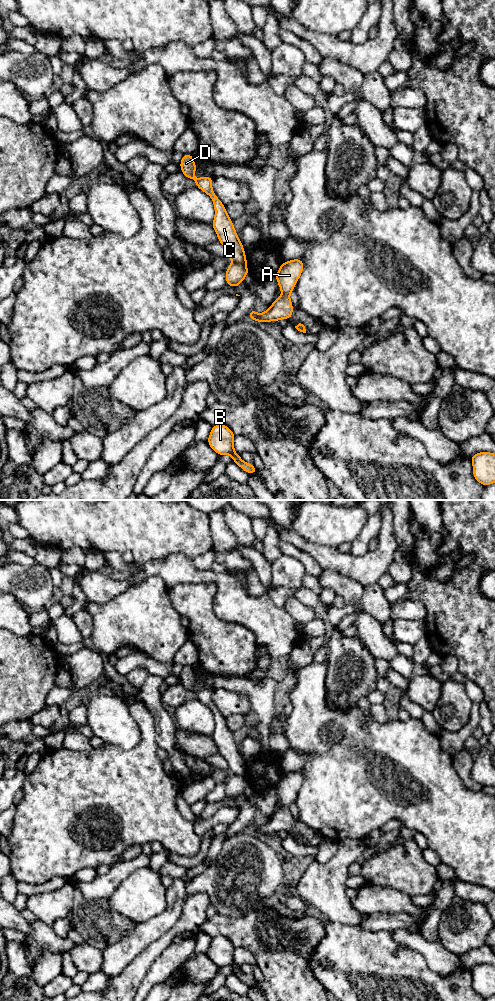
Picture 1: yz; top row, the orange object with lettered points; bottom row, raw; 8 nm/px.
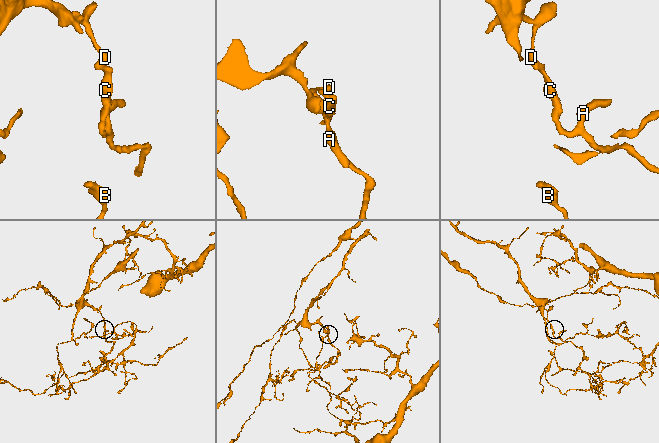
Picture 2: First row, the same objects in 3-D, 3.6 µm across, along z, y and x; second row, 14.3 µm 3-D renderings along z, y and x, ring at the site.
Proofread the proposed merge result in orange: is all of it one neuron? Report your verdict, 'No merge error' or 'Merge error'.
Merge error

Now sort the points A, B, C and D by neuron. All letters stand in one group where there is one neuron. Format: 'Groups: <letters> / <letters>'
Groups: A B / C D

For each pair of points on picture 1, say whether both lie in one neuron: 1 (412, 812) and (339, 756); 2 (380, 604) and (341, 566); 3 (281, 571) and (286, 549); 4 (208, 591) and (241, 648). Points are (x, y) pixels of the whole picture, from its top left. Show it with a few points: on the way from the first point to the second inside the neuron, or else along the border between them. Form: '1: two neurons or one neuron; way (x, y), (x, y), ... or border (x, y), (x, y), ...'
1: one neuron; way (394, 804), (388, 798), (380, 795), (357, 772)
2: two neurons; border (377, 581), (364, 587)
3: two neurons; border (283, 554), (298, 559), (305, 568)
4: one neuron; way (206, 606), (206, 616), (226, 636)

